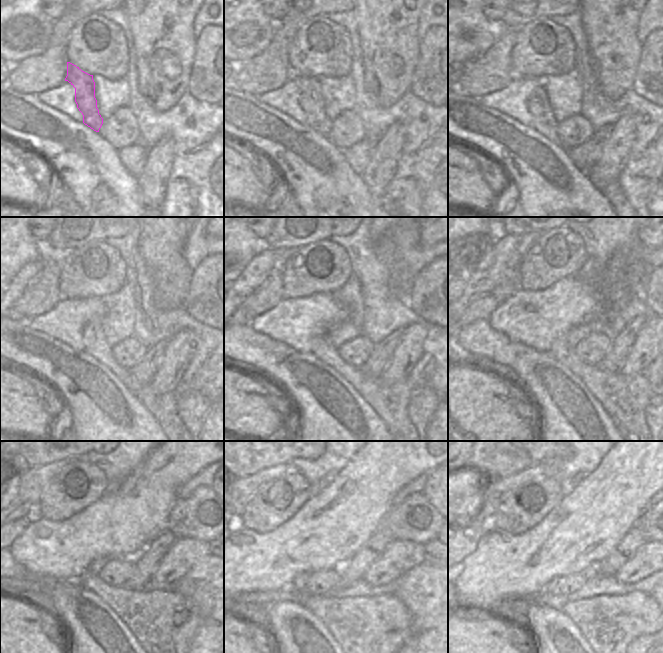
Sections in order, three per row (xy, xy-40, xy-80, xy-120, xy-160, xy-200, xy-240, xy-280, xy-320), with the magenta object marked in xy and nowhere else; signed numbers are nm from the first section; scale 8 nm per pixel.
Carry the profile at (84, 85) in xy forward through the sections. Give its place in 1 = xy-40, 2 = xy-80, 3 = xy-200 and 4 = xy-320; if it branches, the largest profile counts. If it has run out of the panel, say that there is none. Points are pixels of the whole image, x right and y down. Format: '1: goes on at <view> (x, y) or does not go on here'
1: goes on at xy-40 (311, 101)
2: goes on at xy-80 (542, 120)
3: goes on at xy-200 (546, 348)
4: goes on at xy-320 (636, 612)

